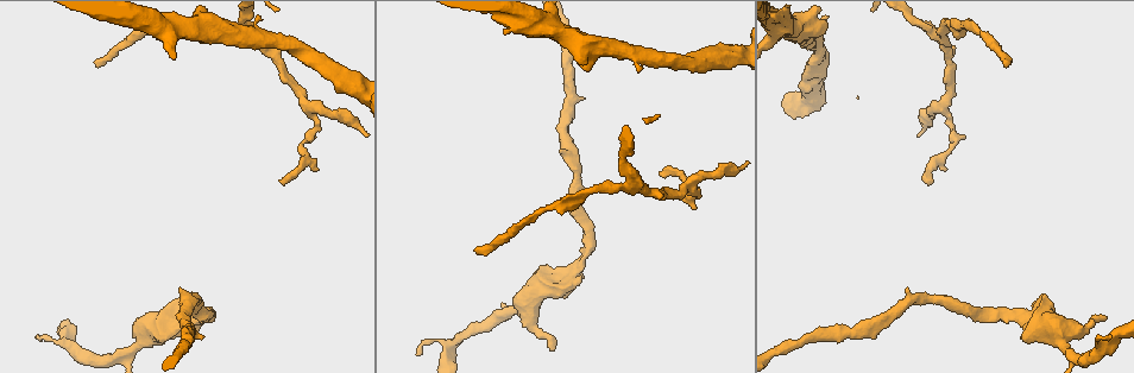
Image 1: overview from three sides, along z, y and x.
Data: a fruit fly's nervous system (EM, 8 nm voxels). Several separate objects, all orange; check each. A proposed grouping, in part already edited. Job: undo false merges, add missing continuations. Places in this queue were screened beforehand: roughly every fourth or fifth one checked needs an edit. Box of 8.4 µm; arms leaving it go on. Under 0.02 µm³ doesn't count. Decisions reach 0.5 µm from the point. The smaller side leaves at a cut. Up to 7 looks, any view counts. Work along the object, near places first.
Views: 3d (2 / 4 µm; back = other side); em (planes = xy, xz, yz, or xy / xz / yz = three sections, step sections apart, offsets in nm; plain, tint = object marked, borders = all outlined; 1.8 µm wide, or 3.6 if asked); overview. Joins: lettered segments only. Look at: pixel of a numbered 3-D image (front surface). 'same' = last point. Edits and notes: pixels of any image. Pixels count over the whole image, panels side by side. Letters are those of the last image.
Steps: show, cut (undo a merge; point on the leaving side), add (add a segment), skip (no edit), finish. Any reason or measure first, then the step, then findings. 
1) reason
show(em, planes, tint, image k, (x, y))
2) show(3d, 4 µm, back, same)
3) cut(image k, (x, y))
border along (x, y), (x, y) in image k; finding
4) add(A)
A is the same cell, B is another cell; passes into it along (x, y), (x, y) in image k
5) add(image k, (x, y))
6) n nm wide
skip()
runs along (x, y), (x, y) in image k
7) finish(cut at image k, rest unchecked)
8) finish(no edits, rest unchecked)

thin end
show(em, xz, step 16, borders, image 1, (930, 182))

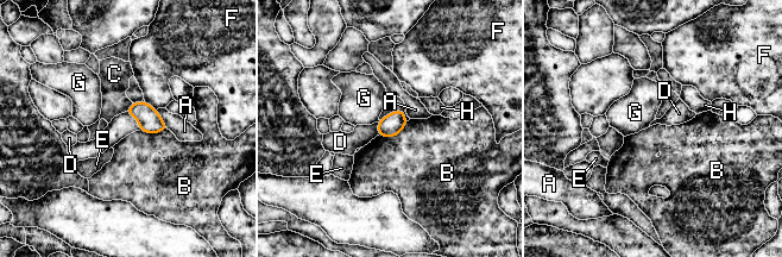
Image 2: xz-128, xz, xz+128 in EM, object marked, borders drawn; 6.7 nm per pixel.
skip()
A, B, C, D, E, F, G and H are other cells; none of them fits

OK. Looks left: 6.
thick end
show(3d, 2 µm, image 1, (1041, 295))

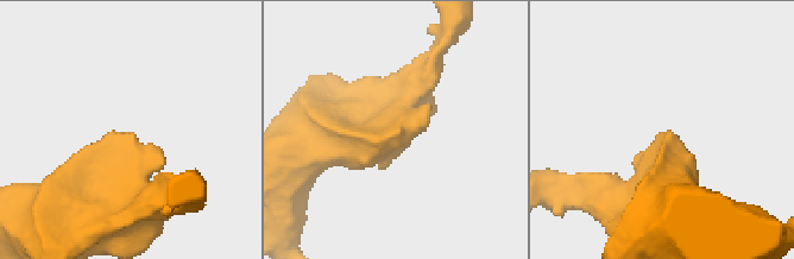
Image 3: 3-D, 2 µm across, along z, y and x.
show(em, planes, borders, image 3, (127, 139))

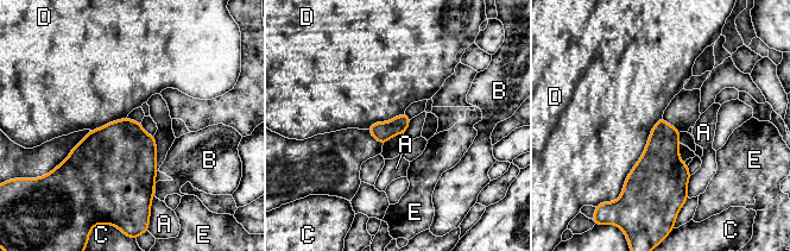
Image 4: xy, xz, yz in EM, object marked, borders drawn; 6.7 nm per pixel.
skip()
A, B, C, D and E are other cells; border along (662, 117), (619, 195) in image 4; no lettered segment goes on from it

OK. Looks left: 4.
three-way junction
show(3d, 4 µm, image 1, (636, 181))

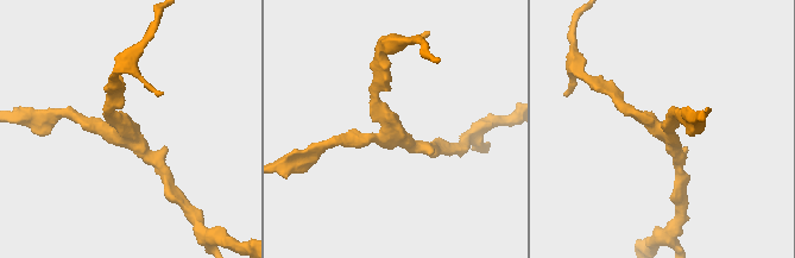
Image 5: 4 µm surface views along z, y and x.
3 arms; arms of 170, 170, 190 nm; need the tissue
show(em, 3.6 µm, xz, step 8, tint, image 5, (395, 129))

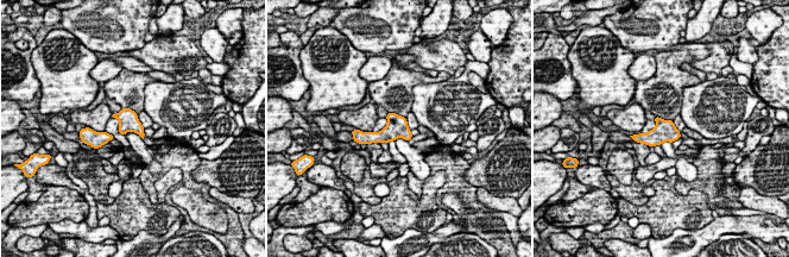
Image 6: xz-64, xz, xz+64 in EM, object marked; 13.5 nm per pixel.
show(em, 3.6 µm, xz, step 8, borders, same)

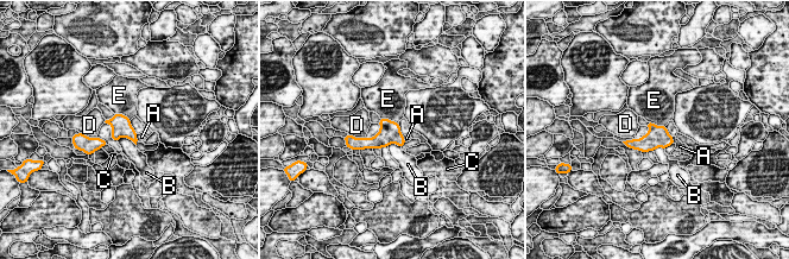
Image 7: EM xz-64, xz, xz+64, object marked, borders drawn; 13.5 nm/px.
B touches over 280 nm
skip()
A, B, C, D and E are other cells; border along (117, 140), (127, 137), (136, 145) in image 7; all the same cell

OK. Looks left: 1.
finish(no edits, rest unchecked)

